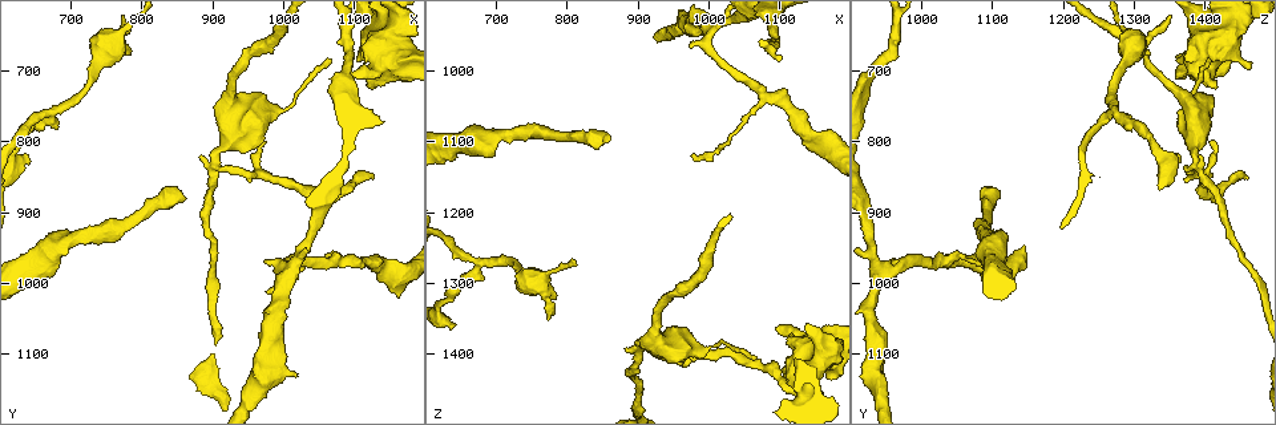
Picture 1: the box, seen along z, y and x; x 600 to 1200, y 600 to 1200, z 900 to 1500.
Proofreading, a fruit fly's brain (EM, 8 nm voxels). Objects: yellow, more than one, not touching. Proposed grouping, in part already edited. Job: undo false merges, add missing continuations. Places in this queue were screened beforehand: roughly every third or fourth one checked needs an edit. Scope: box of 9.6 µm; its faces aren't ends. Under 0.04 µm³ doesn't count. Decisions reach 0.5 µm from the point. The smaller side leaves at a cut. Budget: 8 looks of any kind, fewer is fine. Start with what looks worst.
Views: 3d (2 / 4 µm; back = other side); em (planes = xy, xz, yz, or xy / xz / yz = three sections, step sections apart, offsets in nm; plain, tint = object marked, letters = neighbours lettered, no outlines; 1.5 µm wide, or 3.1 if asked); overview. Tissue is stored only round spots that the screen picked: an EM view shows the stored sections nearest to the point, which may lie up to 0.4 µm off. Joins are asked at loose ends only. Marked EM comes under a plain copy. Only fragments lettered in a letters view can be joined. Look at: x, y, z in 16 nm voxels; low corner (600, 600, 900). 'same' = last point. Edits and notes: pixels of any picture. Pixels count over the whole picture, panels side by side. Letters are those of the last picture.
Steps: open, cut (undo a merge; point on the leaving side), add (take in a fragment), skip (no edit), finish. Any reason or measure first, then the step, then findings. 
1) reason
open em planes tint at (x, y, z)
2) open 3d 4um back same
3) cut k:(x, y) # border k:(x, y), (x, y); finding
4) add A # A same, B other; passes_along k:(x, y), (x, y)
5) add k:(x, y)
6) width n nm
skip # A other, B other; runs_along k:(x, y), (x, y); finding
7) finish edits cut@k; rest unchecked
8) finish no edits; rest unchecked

free end
open 3d 2um back at (1125, 850, 1455)

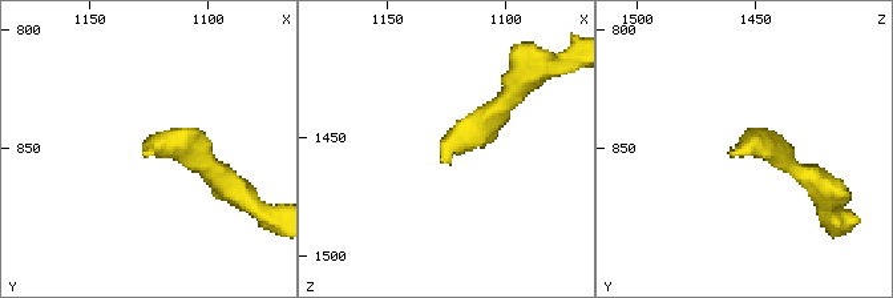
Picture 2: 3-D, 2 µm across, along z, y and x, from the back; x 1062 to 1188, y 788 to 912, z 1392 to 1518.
now the EM
open em planes letters at (1127, 854, 1458)

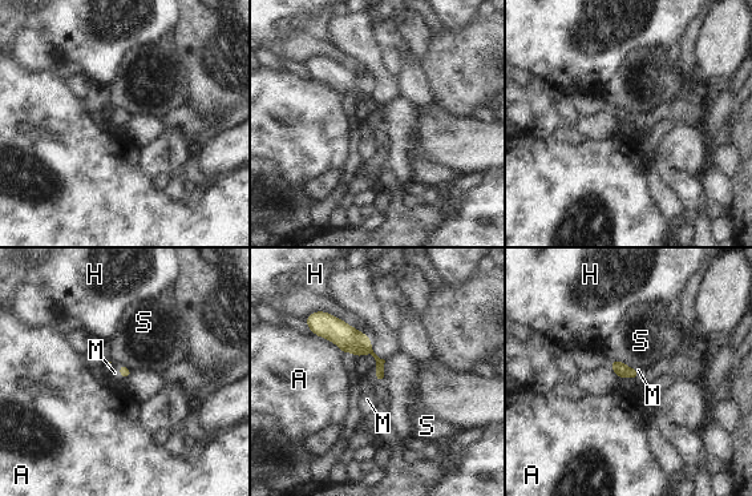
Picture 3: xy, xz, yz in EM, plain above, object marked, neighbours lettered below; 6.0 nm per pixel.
add M # A other, H other, M same, S other; passes_along 3:(125, 372), (118, 370), (114, 372); it goes on there

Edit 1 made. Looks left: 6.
see it whole again
open overview

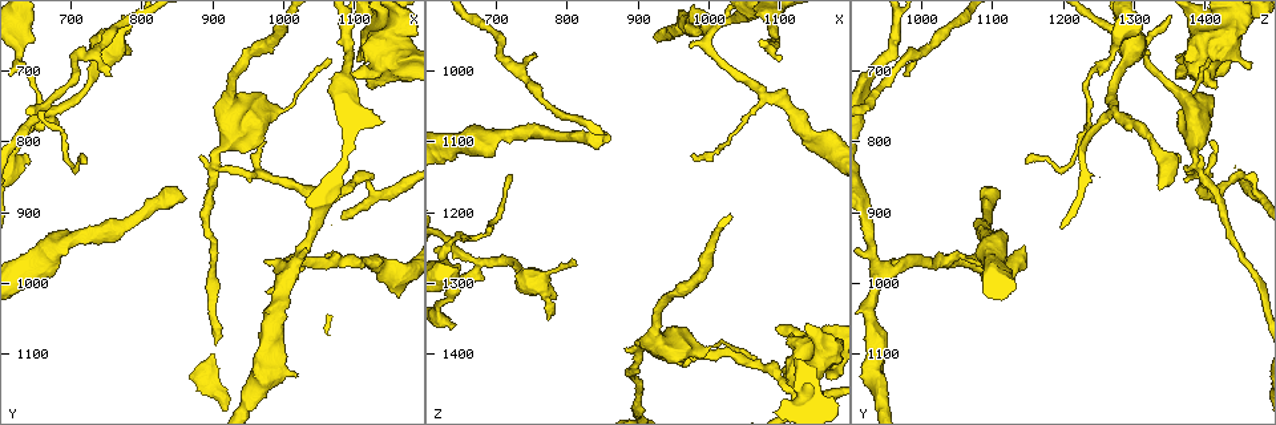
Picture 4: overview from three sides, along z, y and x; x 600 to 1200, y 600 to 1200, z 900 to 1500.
branch stops here
open em yz step 8 tint at (860, 880, 1095)

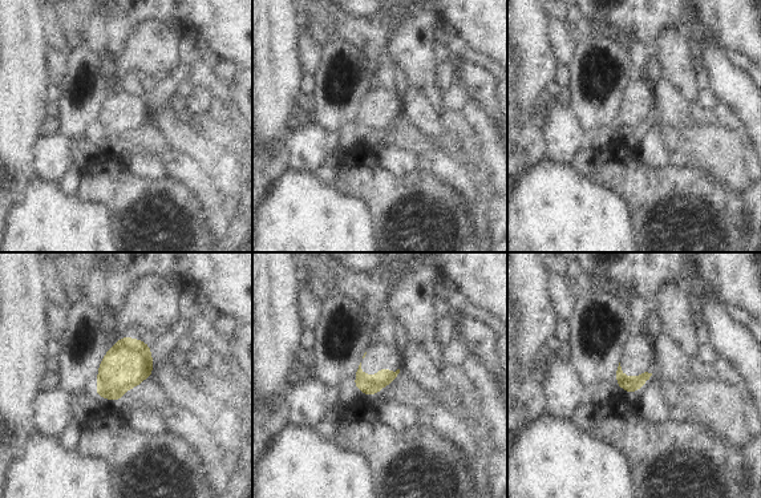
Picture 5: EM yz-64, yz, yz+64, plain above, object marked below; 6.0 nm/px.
open em yz step 8 letters same

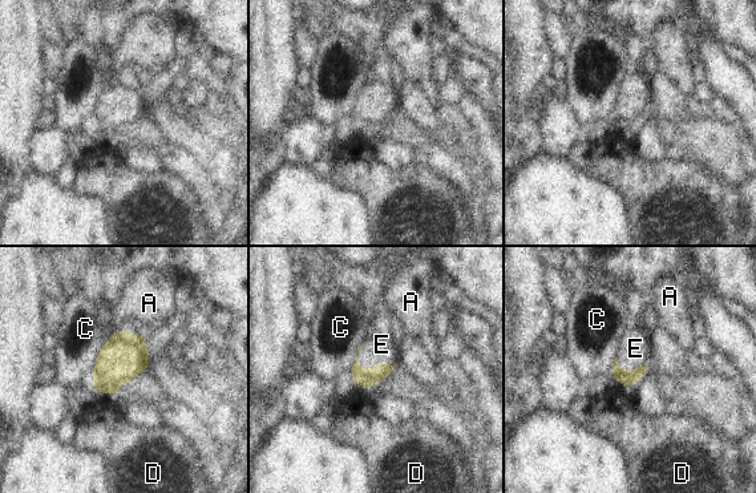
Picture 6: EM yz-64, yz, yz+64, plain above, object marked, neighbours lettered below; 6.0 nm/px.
add E # A other, C other, D other, E same; passes_along 6:(366, 379), (374, 366), (381, 344); it goes on there

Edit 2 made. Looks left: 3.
open overview

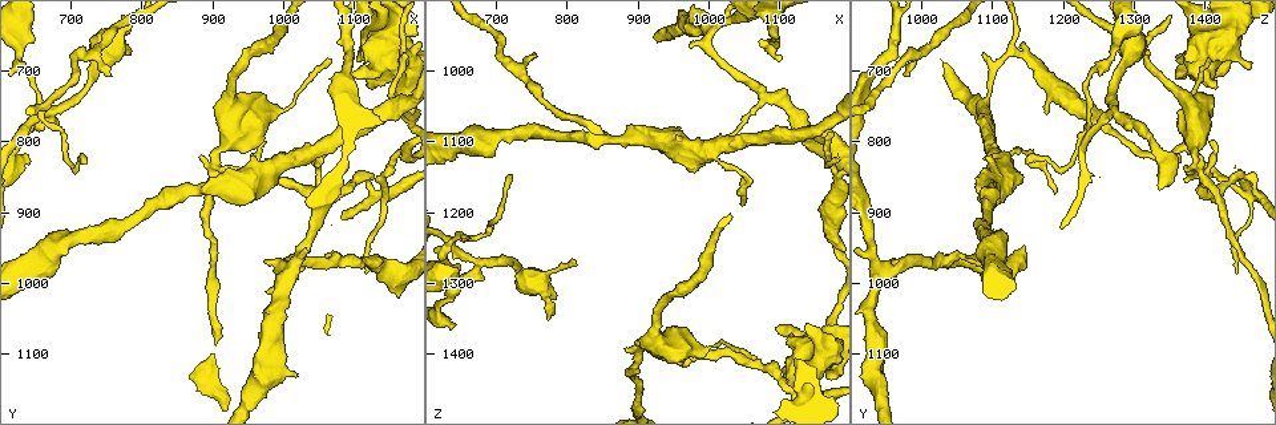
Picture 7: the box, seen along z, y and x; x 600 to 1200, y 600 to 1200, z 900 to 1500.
branch stops here
open em xy step 8 letters at (1120, 725, 1415)

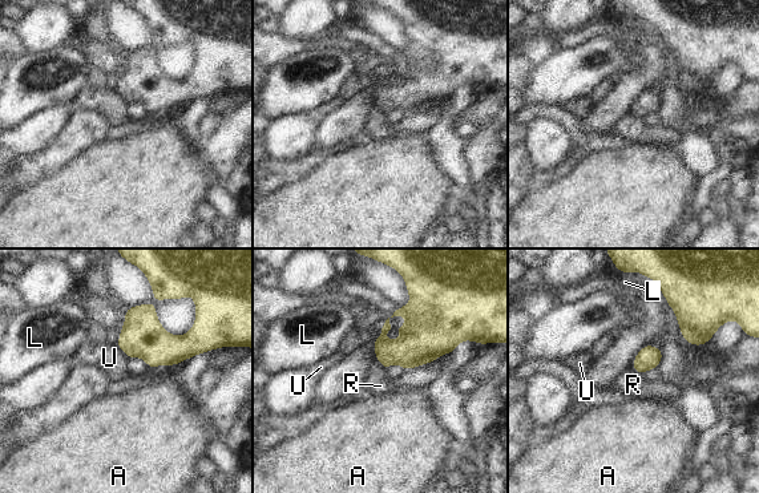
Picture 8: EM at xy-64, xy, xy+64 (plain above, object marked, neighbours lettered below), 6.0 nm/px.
cut it another way
open em planes letters same

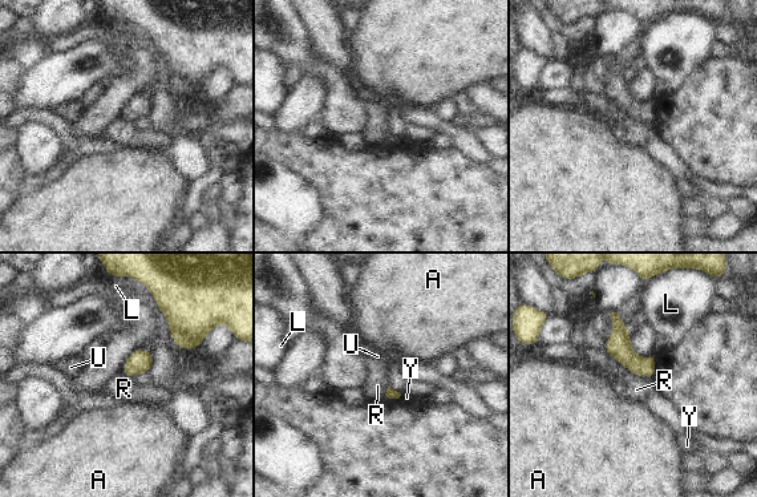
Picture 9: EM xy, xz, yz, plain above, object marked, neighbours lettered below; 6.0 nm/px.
longest_contact U 140 nm
skip # A other, L other, R other, U other, Y other; runs_along 9:(614, 315), (619, 347), (650, 372); none of them fits

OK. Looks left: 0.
finish edits add@3, add@6; rest unchecked

